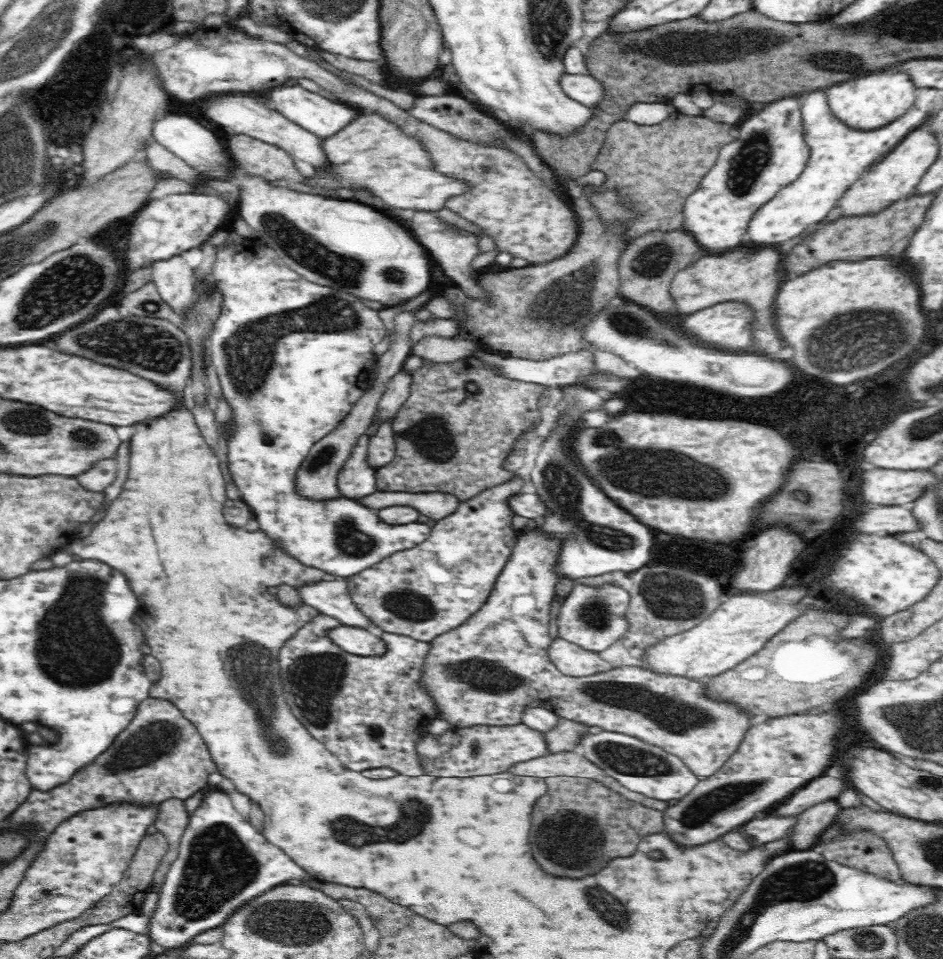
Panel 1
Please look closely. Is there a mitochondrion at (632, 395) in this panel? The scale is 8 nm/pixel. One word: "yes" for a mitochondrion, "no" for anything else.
no

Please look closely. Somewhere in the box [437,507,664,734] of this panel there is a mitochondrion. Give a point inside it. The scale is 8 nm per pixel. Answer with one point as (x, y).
(595, 614)

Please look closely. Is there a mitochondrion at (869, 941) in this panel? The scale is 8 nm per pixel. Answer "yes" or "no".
yes

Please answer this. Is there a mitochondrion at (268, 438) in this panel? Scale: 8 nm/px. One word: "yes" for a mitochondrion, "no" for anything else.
yes

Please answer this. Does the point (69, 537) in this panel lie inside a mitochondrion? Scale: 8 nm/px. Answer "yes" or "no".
no

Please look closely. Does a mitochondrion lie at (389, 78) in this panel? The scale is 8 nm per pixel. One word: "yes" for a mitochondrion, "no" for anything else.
no

